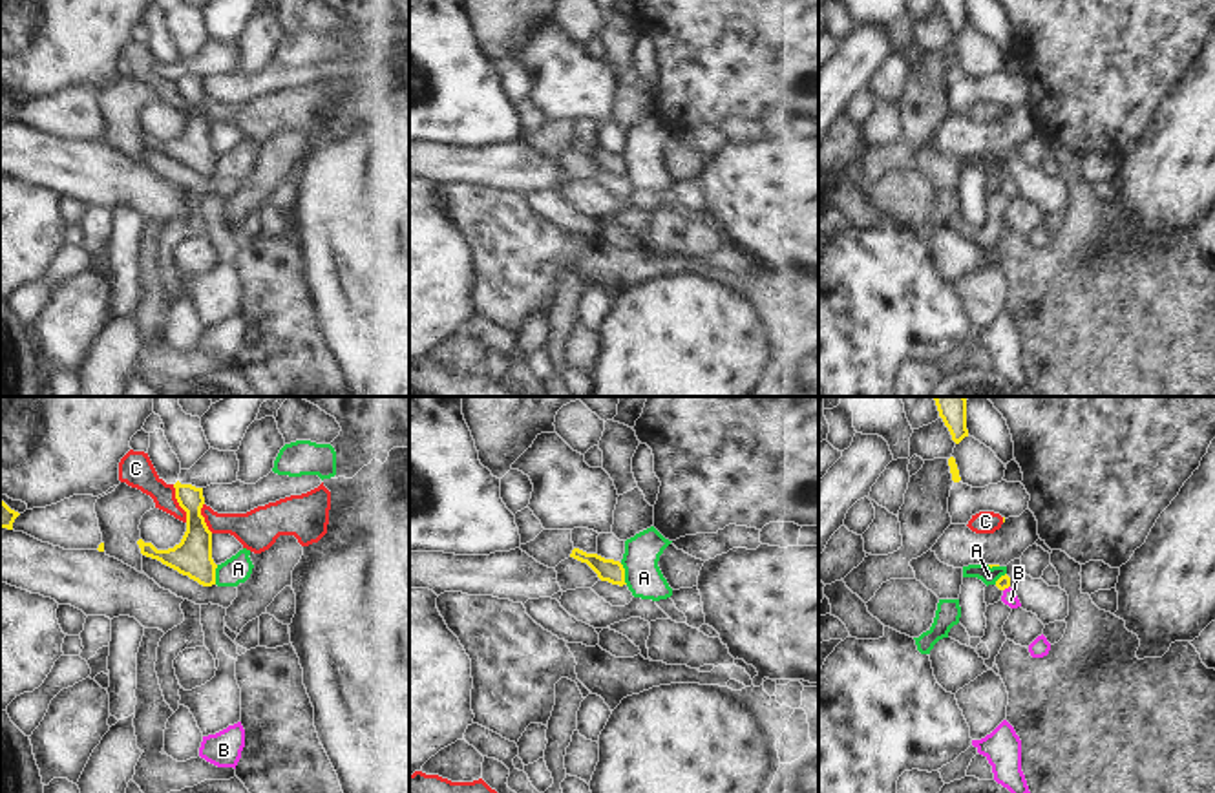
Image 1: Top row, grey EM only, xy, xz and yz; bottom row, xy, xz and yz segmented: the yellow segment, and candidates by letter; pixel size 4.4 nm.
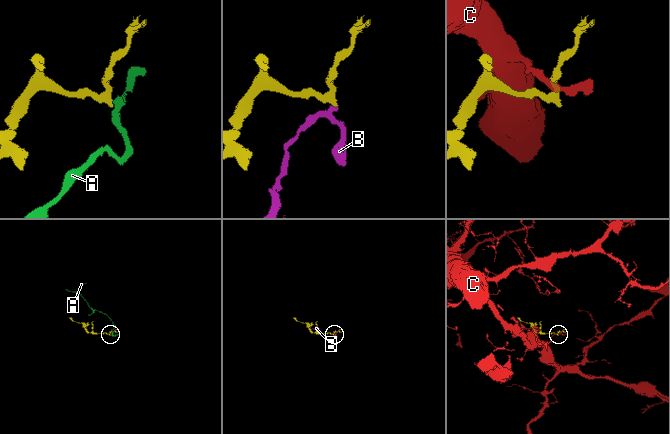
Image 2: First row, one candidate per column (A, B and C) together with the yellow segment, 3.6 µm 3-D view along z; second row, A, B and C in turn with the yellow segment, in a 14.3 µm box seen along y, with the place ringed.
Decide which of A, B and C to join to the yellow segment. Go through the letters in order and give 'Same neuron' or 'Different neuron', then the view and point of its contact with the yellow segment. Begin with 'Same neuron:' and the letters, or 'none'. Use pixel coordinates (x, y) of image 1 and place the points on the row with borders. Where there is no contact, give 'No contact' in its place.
Same neuron: B
A: Different neuron. Touches yellow at xz (623, 574)
B: Same neuron. Touches yellow at yz (1005, 587)
C: Different neuron. Touches yellow at xy (178, 501)

